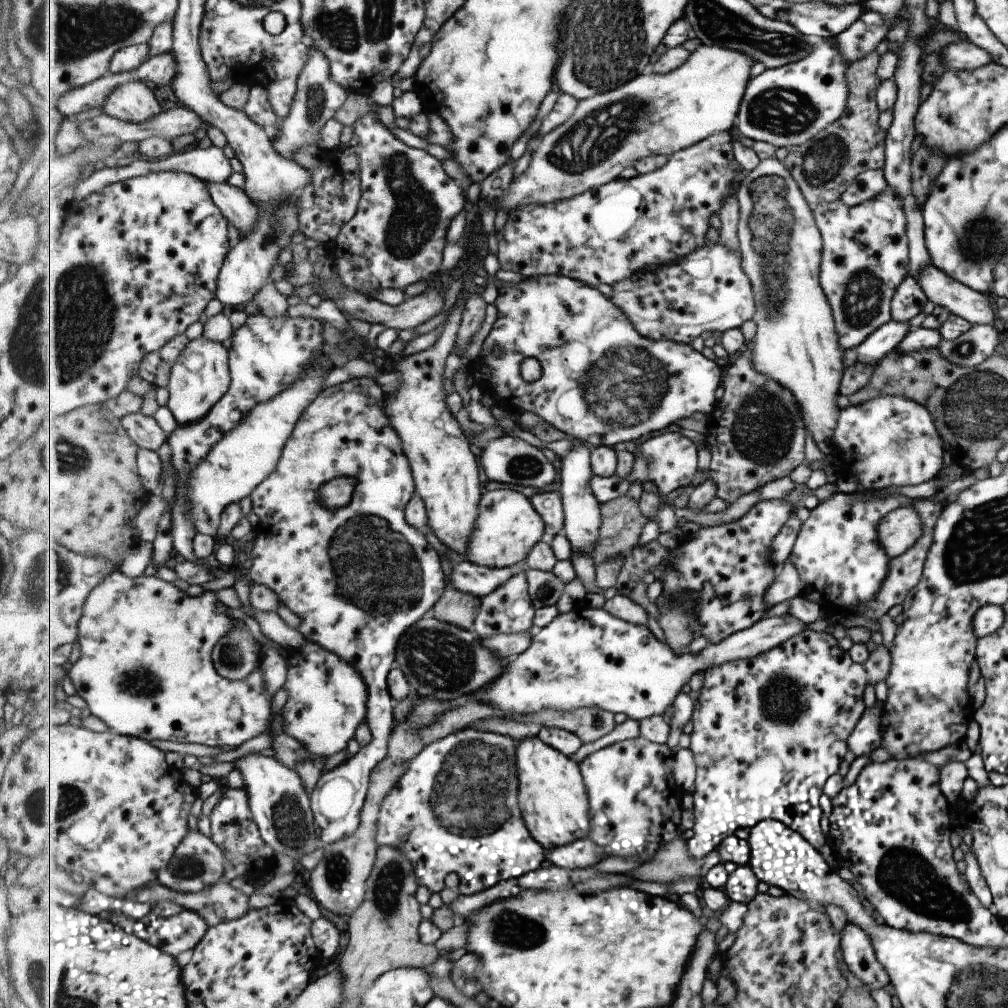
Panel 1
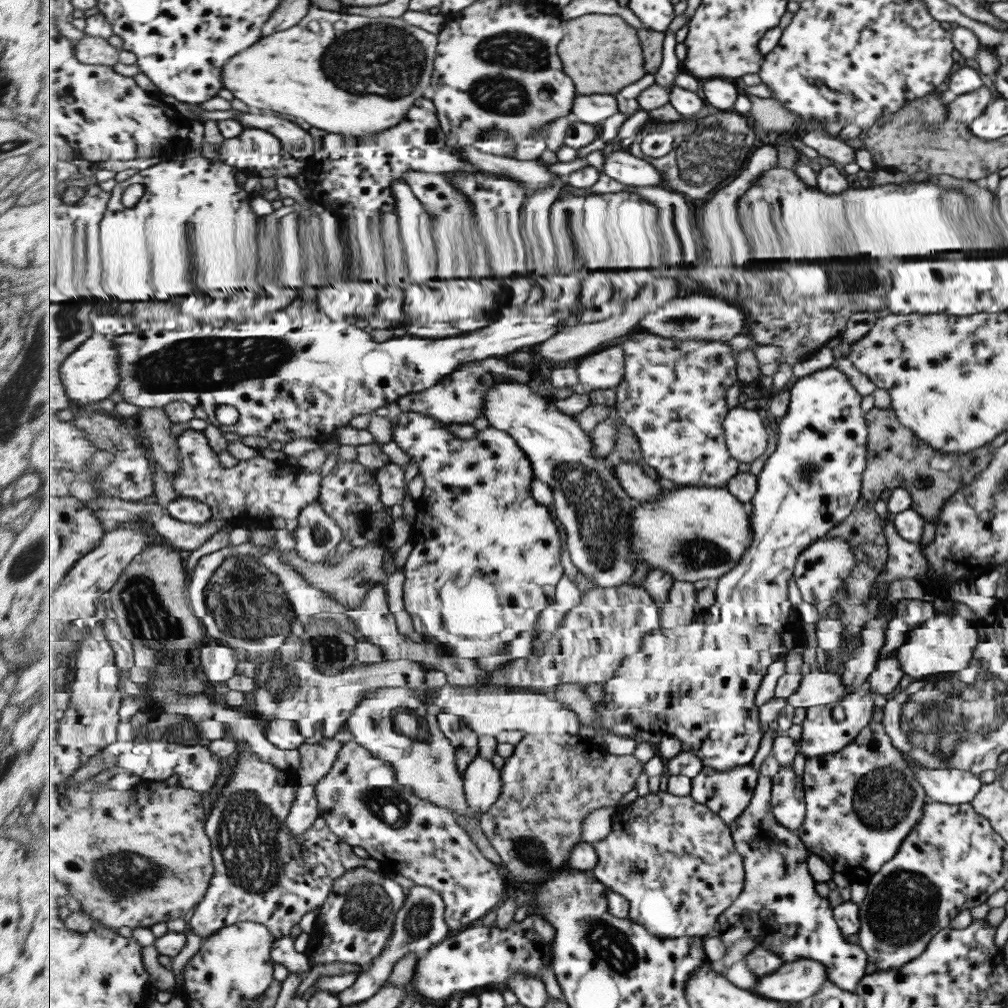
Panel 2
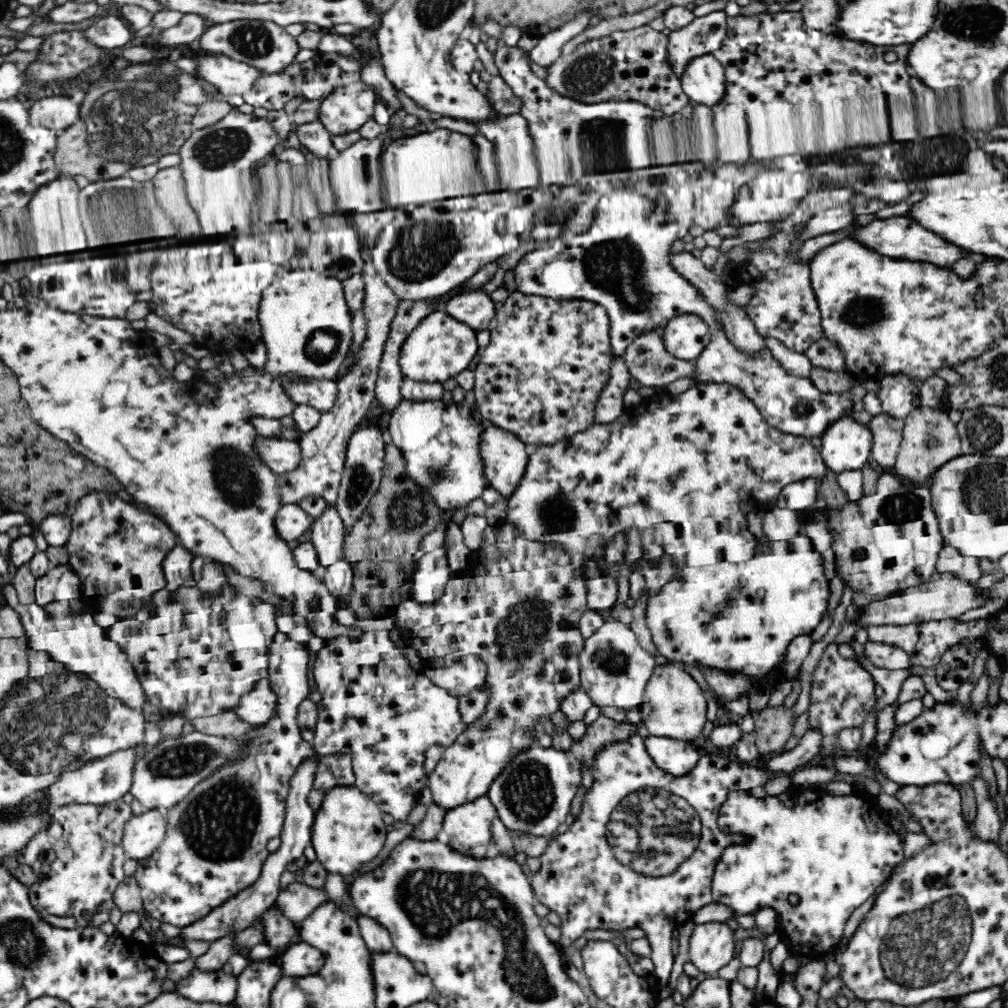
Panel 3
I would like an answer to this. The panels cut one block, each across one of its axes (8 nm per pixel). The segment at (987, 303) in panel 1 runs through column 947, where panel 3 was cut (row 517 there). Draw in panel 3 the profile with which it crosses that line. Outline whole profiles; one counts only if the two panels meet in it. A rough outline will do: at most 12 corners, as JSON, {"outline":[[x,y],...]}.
{"outline":[[284,503],[276,516],[280,537],[296,544],[313,518],[298,503]]}

